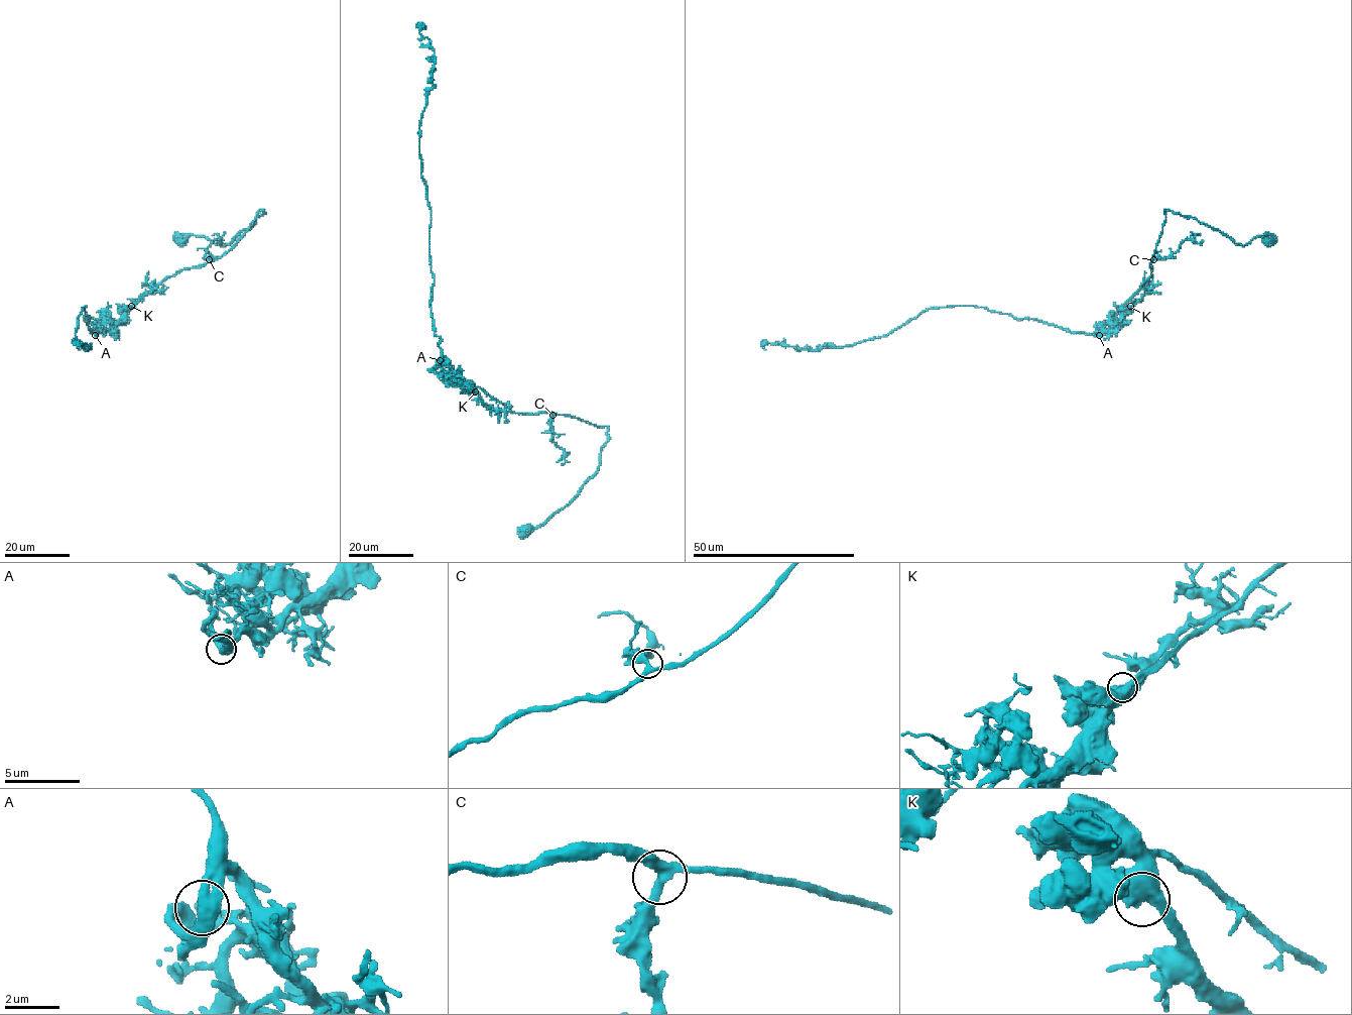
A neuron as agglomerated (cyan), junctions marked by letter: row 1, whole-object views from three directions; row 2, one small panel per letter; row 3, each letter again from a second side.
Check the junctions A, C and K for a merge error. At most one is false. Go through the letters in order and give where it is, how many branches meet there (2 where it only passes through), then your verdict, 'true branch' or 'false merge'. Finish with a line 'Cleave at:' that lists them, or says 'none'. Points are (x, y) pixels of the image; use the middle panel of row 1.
A: place (440, 360); branches 2; true branch
C: place (552, 415); branches 3; true branch
K: place (475, 391); branches 2; true branch
Cleave at: none

